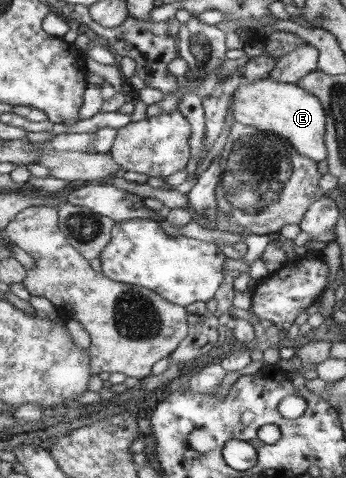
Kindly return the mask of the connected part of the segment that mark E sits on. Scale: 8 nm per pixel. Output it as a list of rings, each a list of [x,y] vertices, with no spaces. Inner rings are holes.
[[[270,77],[252,83],[244,82],[232,93],[229,106],[236,123],[284,135],[298,153],[314,159],[315,162],[327,157],[324,142],[326,132],[324,106],[314,94],[306,92],[297,84],[274,81]]]

